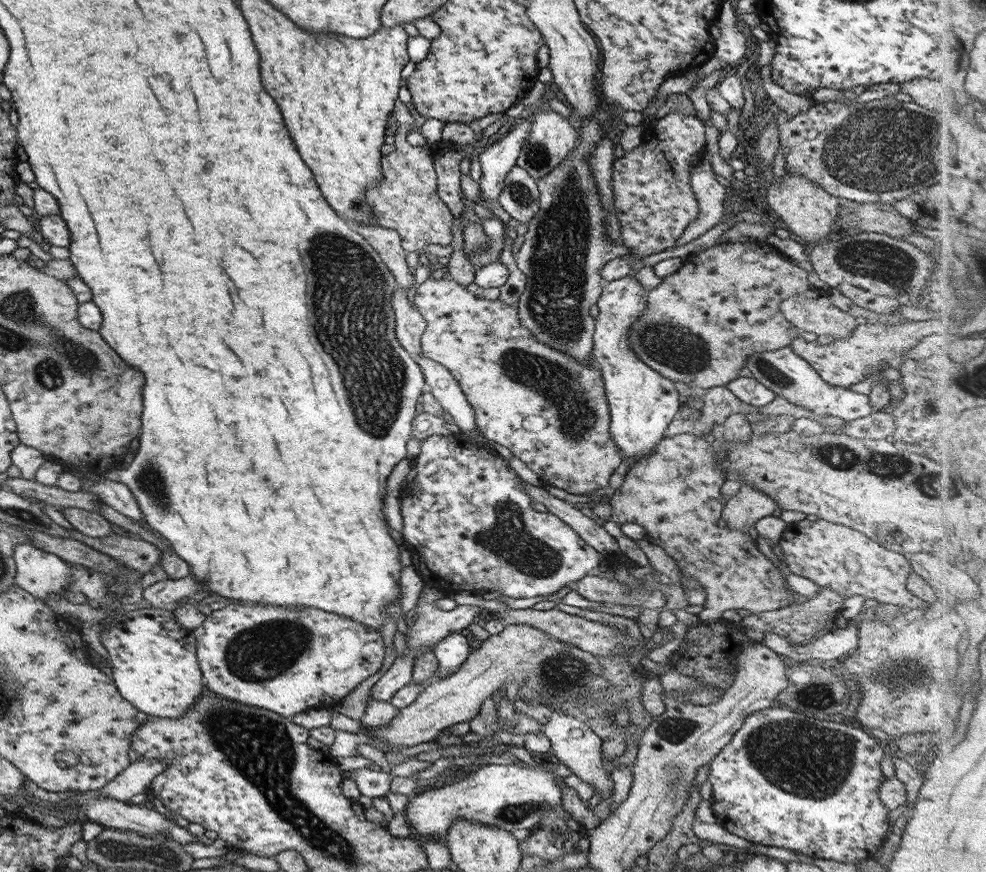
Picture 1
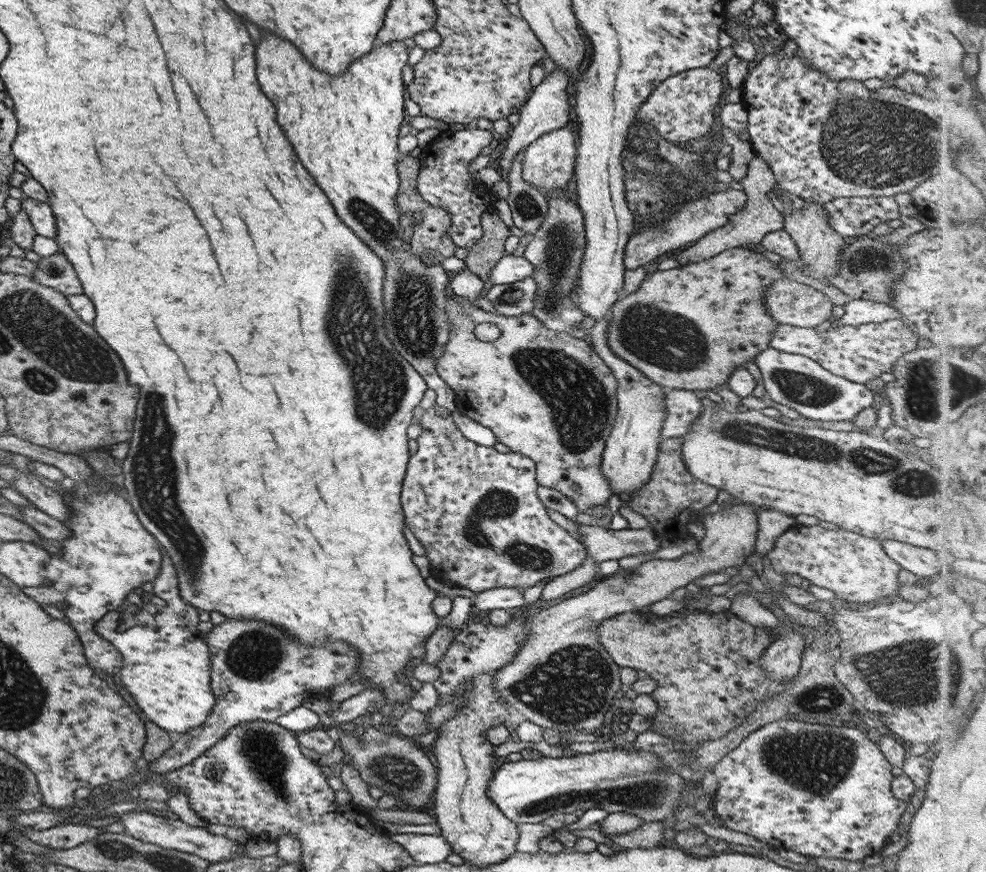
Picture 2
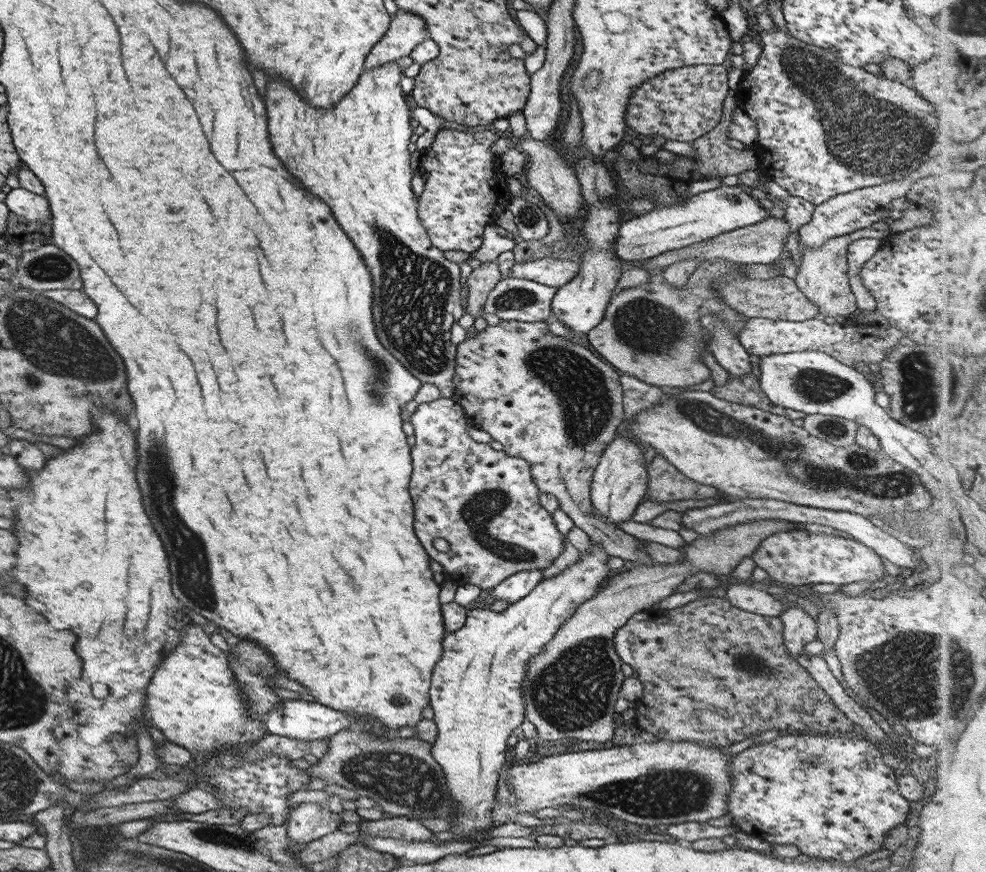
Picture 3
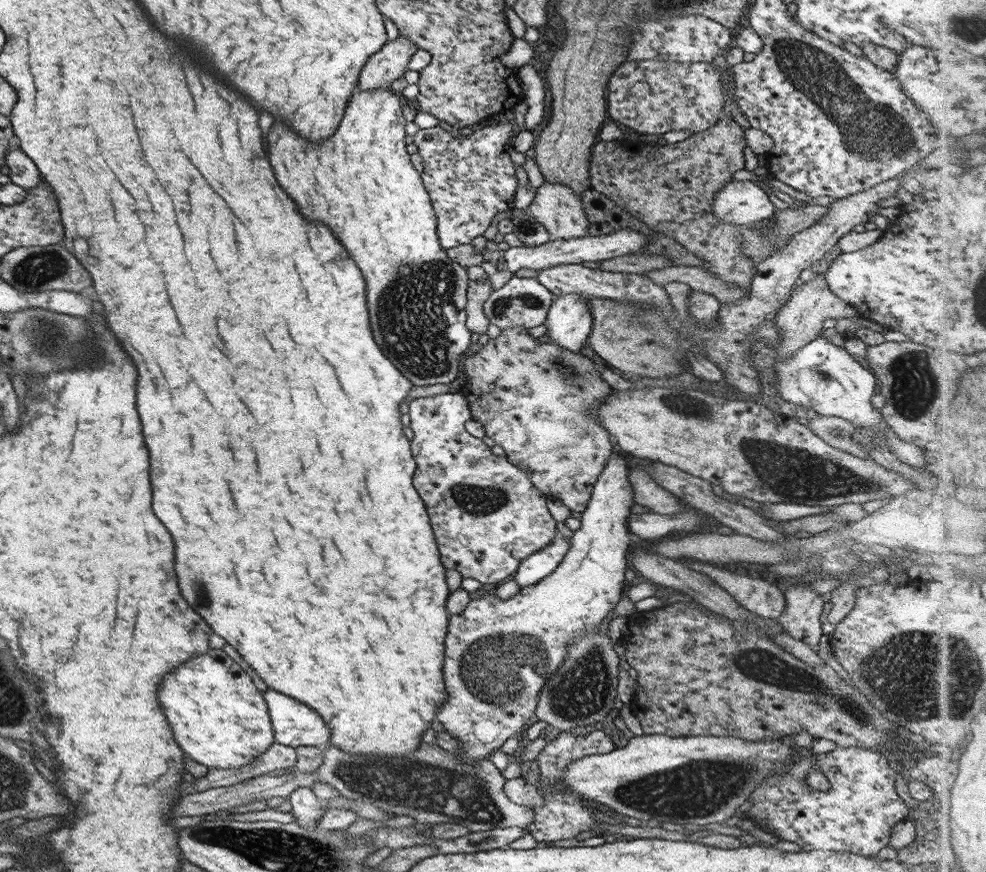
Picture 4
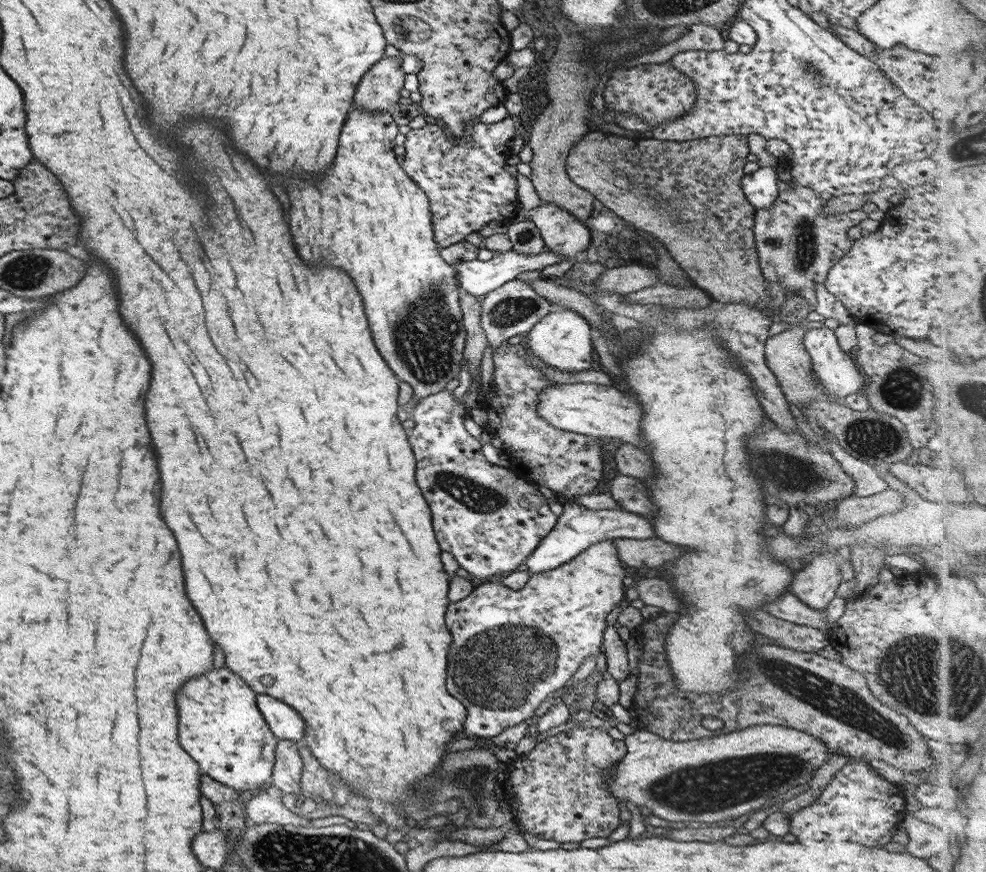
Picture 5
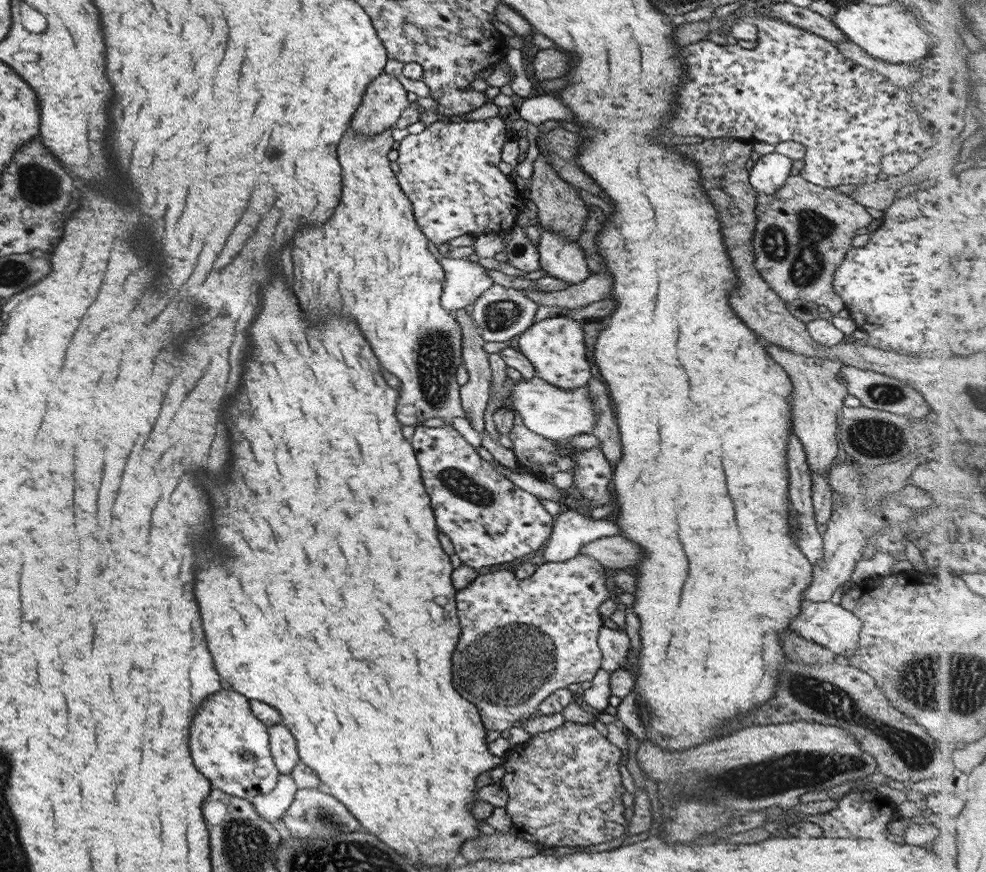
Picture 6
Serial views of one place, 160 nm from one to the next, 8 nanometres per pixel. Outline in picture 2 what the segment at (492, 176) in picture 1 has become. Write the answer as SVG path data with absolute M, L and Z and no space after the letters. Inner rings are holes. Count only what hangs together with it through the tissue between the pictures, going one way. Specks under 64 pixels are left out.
M557 67L551 72L544 74L541 82L532 88L531 95L526 99L518 112L518 123L509 129L509 133L505 142L503 142L503 150L501 156L494 164L495 169L501 176L501 182L493 184L491 187L492 194L498 198L507 194L508 184L506 183L506 175L511 170L511 164L528 145L533 143L541 134L547 134L552 130L557 130L565 126L569 120L569 104L567 103L567 77L566 72Z

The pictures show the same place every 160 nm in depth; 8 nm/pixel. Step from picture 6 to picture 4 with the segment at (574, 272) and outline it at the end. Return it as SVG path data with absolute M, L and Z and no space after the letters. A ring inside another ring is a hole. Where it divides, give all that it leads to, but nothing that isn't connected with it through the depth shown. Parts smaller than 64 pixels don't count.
M541 184L535 191L531 204L525 210L516 212L535 219L545 228L551 240L581 238L588 234L587 222L583 215L583 198L575 195L571 189L559 184Z

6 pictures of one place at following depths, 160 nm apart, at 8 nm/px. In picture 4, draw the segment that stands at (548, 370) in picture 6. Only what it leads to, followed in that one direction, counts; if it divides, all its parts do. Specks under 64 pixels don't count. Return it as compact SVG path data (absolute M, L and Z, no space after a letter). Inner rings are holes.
M575 293L555 296L544 320L548 342L579 353L592 325L587 299Z

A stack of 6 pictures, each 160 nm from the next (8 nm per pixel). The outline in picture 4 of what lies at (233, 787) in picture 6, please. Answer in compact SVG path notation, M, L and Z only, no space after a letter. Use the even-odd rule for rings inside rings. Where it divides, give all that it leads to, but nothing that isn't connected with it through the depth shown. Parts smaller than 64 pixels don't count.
M207 648L207 653L191 656L179 667L169 670L161 680L157 700L175 744L205 769L246 766L274 743L263 696L247 672L221 649Z

